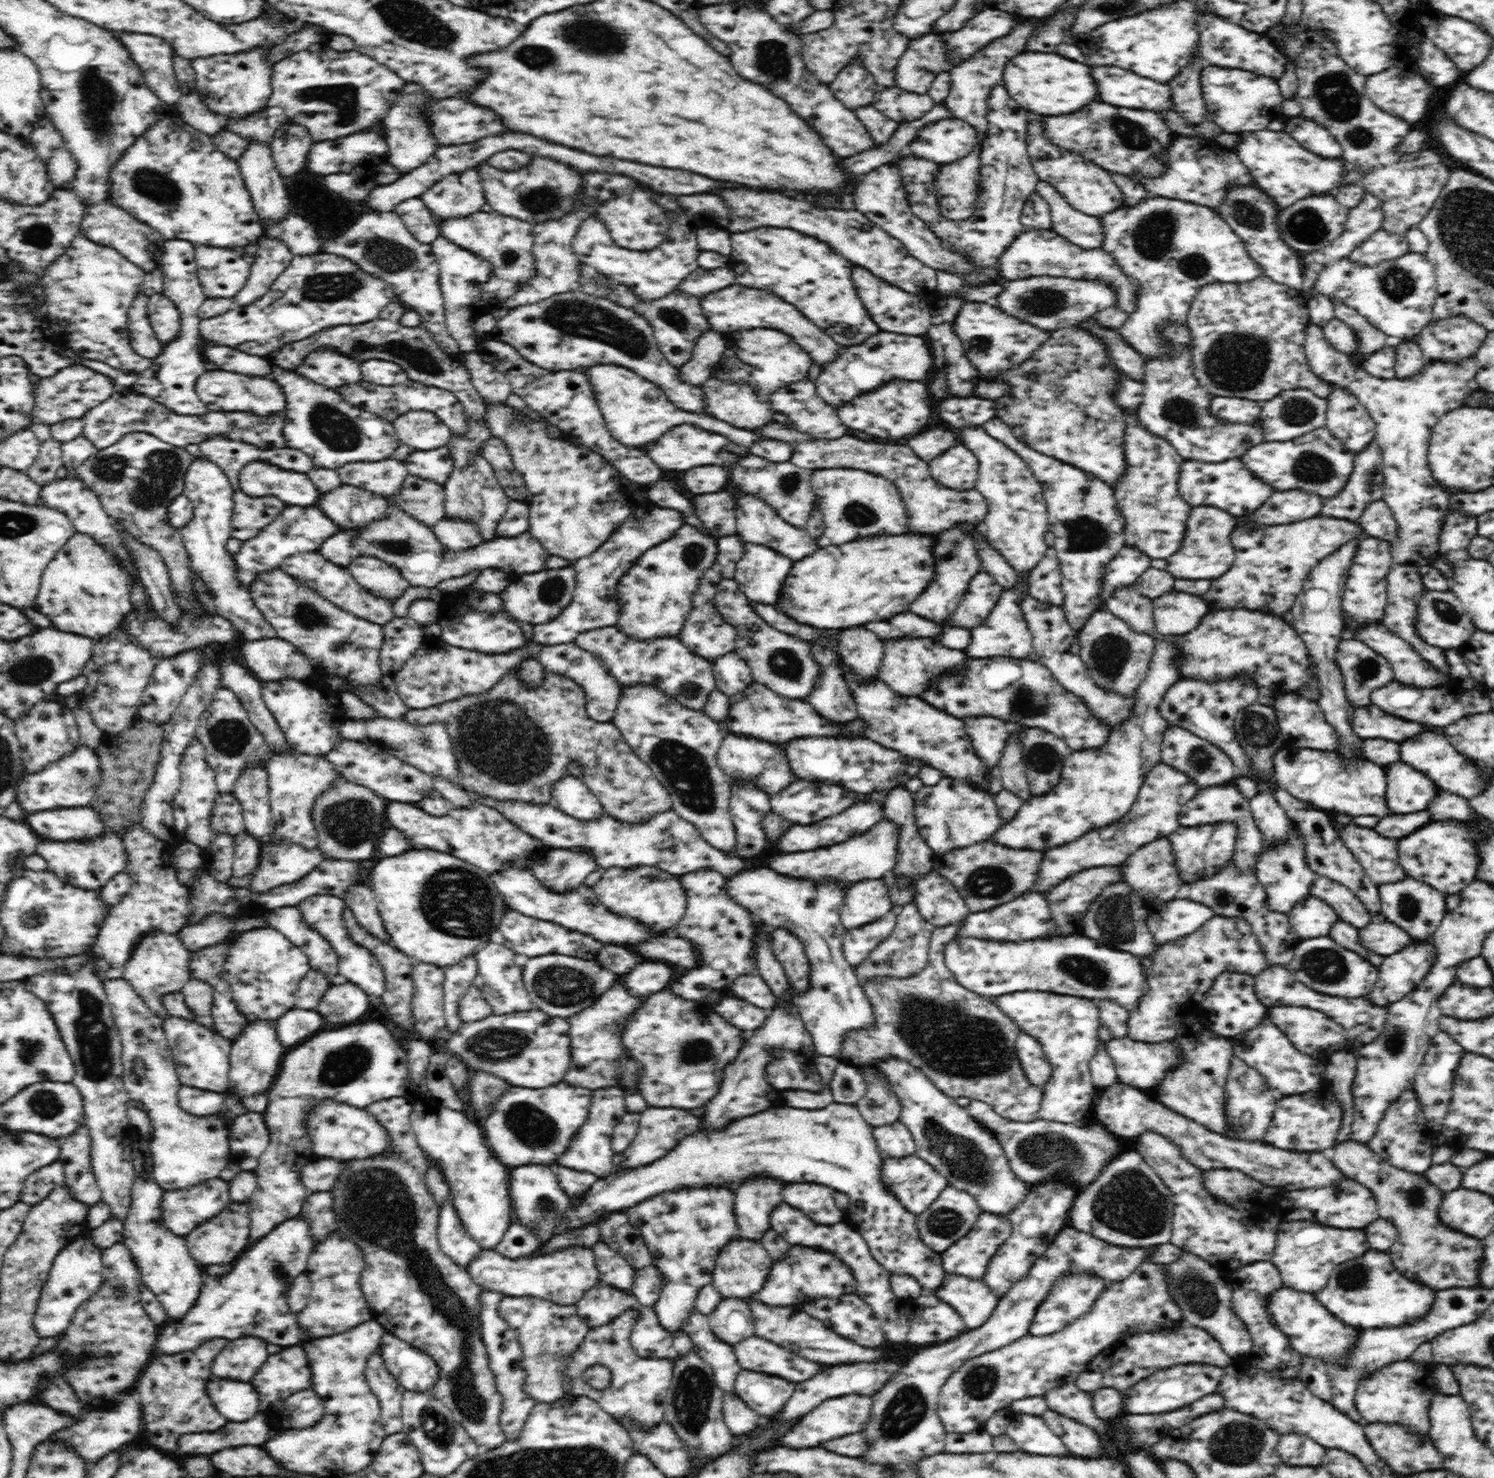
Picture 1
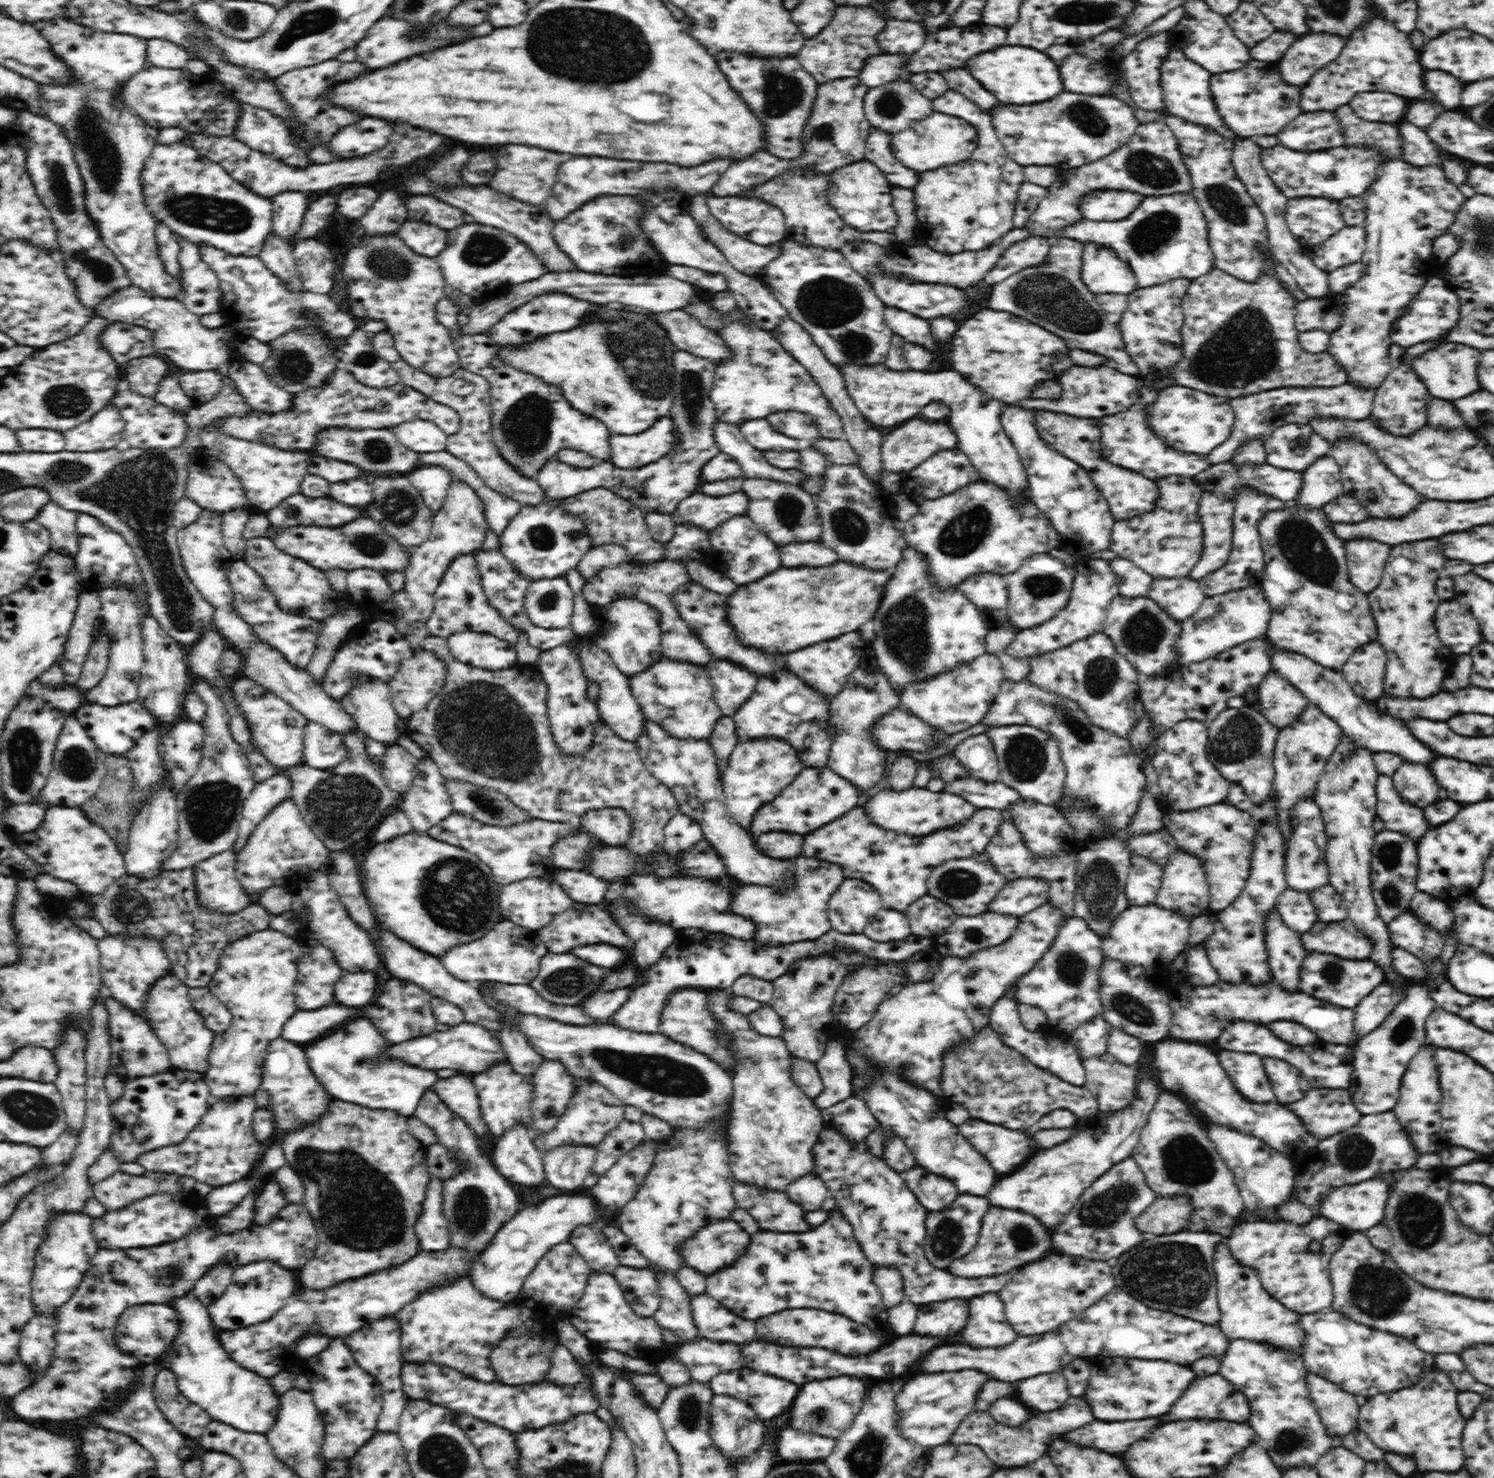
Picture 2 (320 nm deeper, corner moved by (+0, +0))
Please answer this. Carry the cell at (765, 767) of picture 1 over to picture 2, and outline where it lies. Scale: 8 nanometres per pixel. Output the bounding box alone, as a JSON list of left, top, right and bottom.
[733,670,832,767]

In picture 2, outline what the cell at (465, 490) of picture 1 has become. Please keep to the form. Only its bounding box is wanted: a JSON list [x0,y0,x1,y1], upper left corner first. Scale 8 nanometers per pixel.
[374,481,490,653]

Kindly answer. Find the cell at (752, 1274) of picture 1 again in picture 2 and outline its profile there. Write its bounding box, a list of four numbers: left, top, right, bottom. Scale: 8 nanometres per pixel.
[681,1220,750,1274]

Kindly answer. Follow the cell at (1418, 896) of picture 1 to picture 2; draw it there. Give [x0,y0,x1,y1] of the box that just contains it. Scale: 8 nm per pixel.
[1387,910,1444,962]

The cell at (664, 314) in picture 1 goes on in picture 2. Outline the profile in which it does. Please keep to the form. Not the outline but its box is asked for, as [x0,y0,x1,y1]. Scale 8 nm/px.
[535,349,720,515]

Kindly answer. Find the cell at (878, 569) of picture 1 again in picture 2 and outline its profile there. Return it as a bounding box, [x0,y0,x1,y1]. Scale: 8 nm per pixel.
[728,562,893,654]

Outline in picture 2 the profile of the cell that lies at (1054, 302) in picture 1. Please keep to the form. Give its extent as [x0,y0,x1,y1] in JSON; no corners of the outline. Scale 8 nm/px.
[1080,242,1138,295]

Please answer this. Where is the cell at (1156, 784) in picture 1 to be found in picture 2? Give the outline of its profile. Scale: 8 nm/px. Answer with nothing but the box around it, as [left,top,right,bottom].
[988,878,1048,918]

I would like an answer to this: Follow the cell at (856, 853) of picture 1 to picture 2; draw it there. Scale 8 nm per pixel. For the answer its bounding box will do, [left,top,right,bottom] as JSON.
[730,858,846,946]

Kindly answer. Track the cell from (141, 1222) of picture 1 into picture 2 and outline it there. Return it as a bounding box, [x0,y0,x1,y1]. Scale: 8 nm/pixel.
[160,1293,280,1434]

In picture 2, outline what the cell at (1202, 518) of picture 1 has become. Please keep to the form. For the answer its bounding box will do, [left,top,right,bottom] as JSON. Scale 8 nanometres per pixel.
[1192,491,1235,580]

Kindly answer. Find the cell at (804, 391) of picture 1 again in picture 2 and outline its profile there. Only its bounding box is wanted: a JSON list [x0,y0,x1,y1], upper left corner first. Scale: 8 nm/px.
[768,412,820,444]

